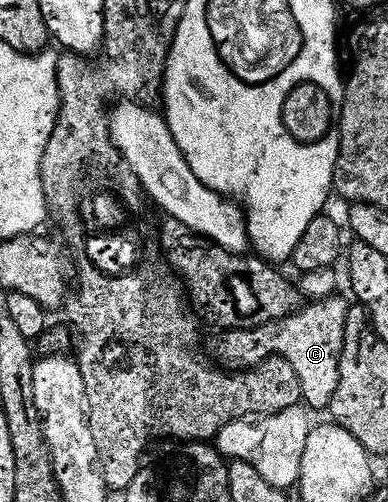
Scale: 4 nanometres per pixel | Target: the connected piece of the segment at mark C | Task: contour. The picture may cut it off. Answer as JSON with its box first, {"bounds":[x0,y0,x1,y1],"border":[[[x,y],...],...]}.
{"bounds":[212,294,349,412],"border":[[[336,294],[306,302],[297,311],[251,329],[228,328],[213,343],[212,358],[225,369],[244,369],[259,365],[272,355],[283,357],[299,377],[301,399],[306,408],[324,412],[339,381],[339,353],[343,345],[343,325],[349,303]]]}

